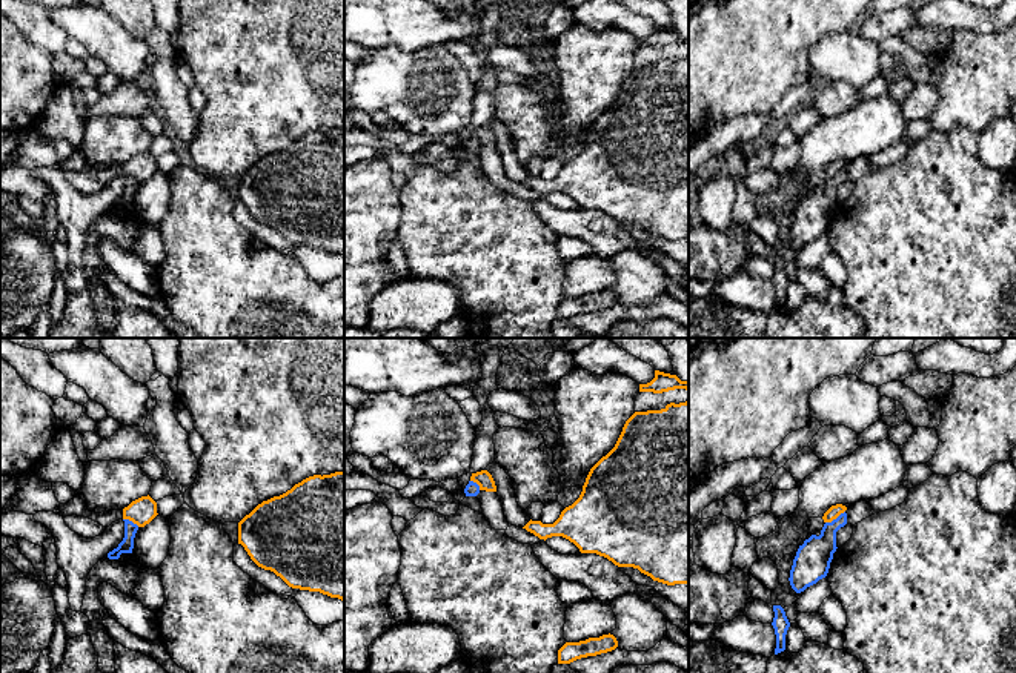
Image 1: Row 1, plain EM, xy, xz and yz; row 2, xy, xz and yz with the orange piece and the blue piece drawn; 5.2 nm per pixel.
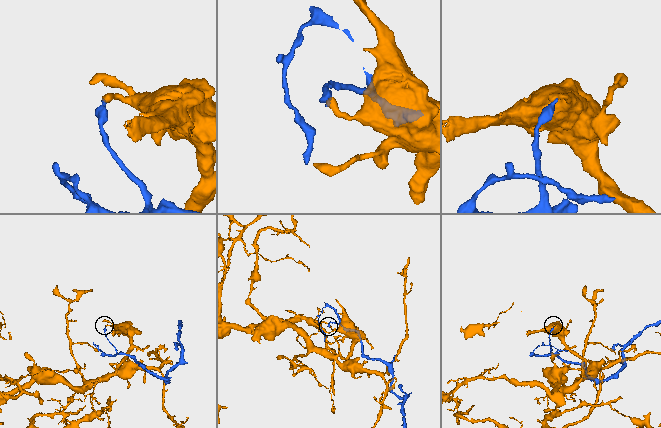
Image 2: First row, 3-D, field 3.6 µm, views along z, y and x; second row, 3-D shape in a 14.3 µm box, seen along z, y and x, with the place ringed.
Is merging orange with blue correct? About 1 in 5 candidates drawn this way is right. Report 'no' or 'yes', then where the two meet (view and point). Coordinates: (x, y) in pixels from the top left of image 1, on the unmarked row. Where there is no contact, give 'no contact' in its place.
no | yz (835, 174)

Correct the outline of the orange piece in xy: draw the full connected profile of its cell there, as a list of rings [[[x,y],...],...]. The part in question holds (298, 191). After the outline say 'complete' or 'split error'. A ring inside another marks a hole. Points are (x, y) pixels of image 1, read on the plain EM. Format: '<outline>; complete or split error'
[[[344,128],[309,132],[286,149],[258,160],[238,178],[238,200],[258,223],[274,227],[289,243],[344,257]]]; complete

